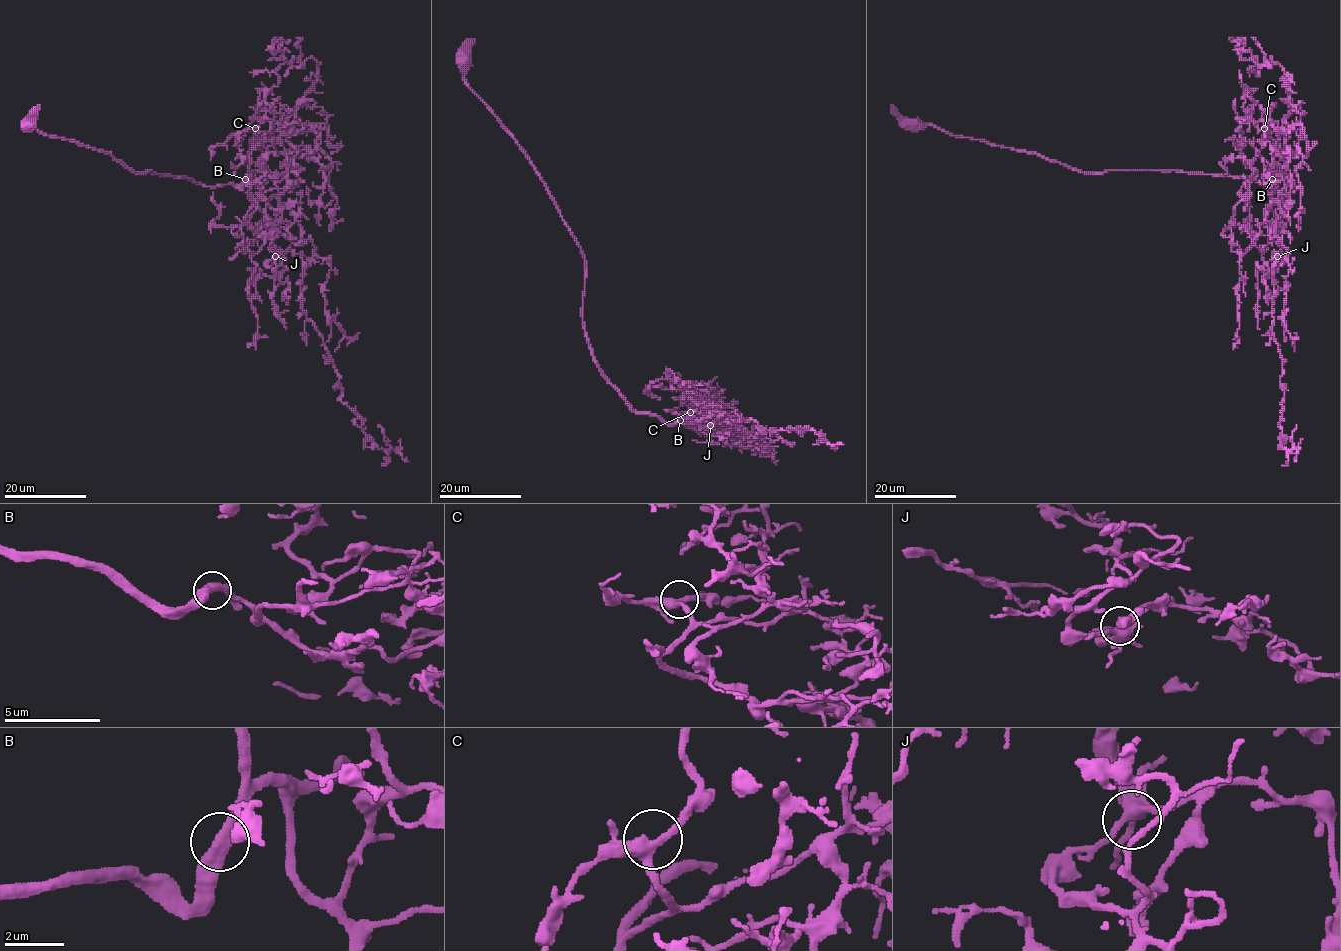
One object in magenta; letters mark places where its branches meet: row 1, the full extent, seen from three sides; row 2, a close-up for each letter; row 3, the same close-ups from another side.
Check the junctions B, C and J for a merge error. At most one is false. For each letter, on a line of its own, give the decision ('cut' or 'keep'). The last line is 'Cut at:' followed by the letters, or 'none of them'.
B: keep
C: keep
J: keep
Cut at: none of them

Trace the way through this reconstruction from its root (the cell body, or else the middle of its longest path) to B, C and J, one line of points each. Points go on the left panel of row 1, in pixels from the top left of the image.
B: (29, 123), (46, 135), (107, 152), (136, 173), (151, 169), (208, 187), (241, 188), (245, 180)
C: (29, 123), (46, 135), (107, 152), (136, 173), (151, 169), (208, 187), (241, 188), (255, 128)
J: (29, 123), (107, 152), (136, 173), (241, 188), (251, 172), (264, 171), (277, 190), (275, 256)

